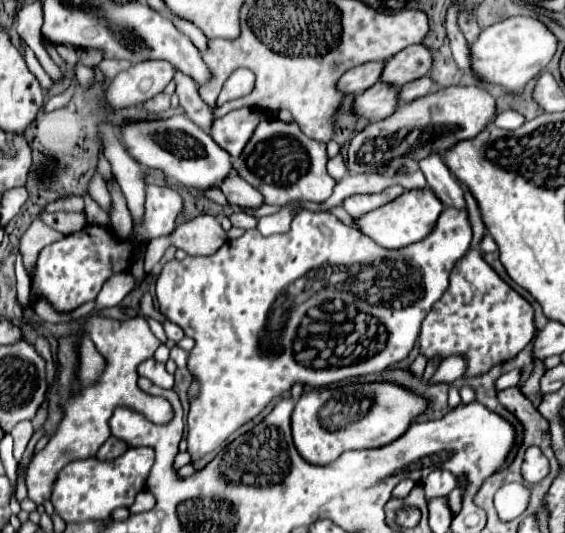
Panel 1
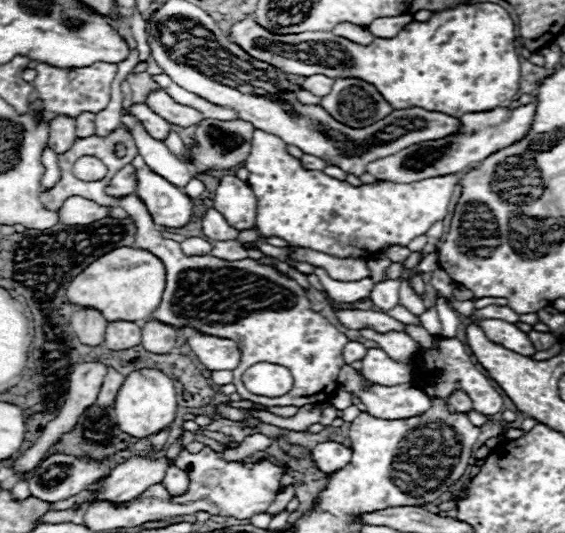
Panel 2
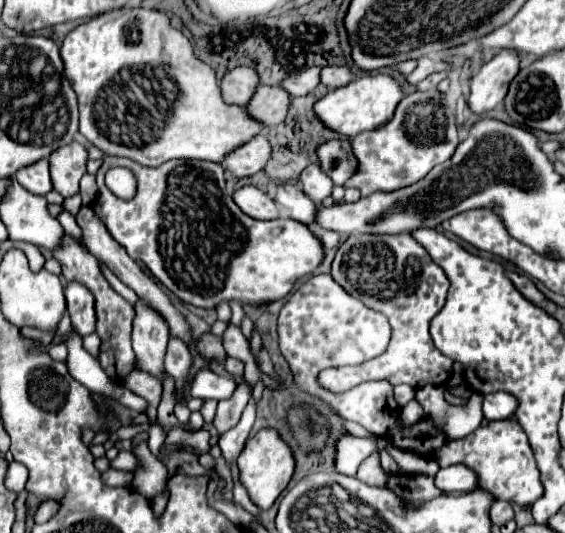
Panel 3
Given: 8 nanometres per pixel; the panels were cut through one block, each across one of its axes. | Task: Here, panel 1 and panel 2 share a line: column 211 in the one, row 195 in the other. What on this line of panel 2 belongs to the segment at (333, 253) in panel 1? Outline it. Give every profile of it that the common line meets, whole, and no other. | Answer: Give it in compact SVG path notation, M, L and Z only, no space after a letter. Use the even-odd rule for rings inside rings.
M254 130L244 168L250 172L248 186L258 200L256 226L266 238L282 238L290 246L312 248L338 258L362 258L384 246L408 246L416 236L446 216L446 206L460 184L458 174L434 176L420 182L382 182L350 186L318 170L306 170L286 152L286 144L274 134Z

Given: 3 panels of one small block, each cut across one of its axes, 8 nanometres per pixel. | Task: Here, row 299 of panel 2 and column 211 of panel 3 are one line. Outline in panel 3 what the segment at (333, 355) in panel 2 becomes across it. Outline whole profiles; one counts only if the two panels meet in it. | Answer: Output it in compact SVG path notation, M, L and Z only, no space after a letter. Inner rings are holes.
M104 156L96 180L100 188L98 198L92 204L96 216L106 224L112 238L126 248L130 258L134 258L136 262L144 262L150 272L186 304L214 308L218 302L228 300L238 300L254 306L272 302L284 298L292 290L292 284L296 280L312 274L324 260L324 246L306 224L290 218L262 222L250 218L248 214L242 214L226 188L224 170L216 162L168 160L162 166L146 168L130 158ZM116 166L124 166L136 176L136 196L132 200L118 198L104 184L106 172Z

